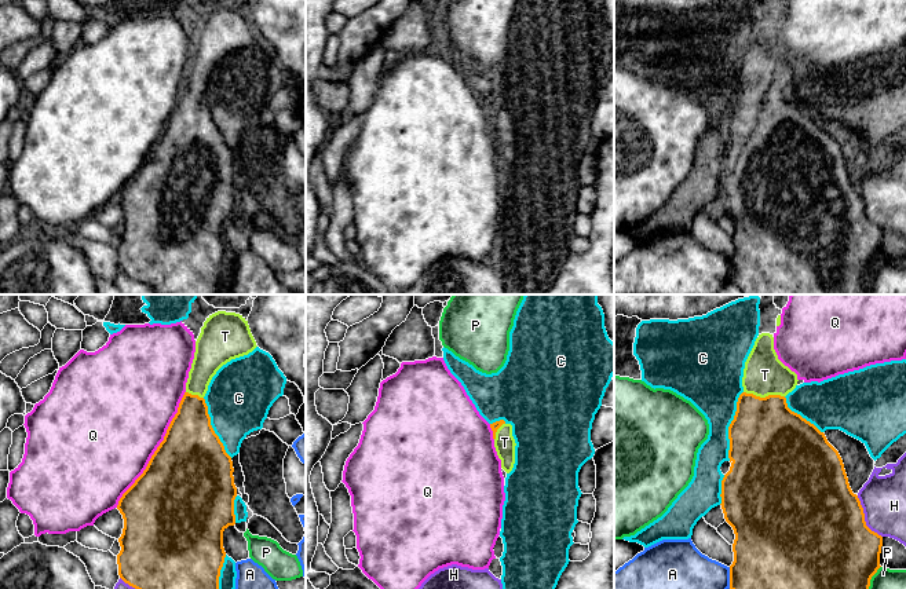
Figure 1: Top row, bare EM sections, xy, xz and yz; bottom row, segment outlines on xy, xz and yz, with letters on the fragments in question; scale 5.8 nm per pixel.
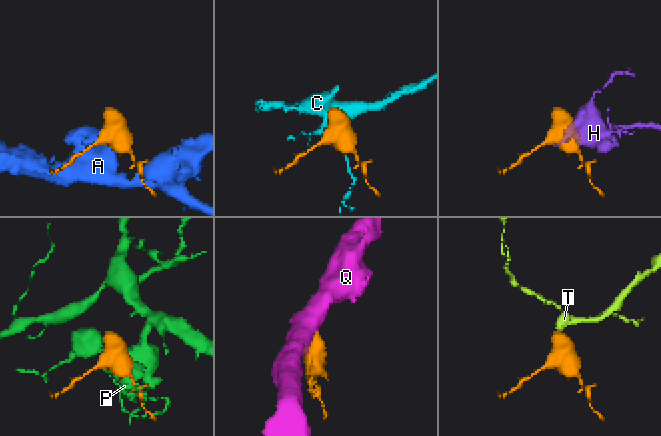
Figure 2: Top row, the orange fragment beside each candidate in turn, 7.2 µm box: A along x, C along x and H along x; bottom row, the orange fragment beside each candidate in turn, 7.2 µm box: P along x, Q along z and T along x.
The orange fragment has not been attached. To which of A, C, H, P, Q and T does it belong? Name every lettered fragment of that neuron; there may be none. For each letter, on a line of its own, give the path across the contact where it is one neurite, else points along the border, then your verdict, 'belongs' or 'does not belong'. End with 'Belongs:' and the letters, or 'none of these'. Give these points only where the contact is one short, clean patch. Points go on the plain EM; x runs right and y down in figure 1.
A: does not belong
C: does not belong
H: does not belong
P: does not belong
Q: does not belong
T: way yz (767, 131), (766, 88), (764, 66); belongs
Belongs: T

